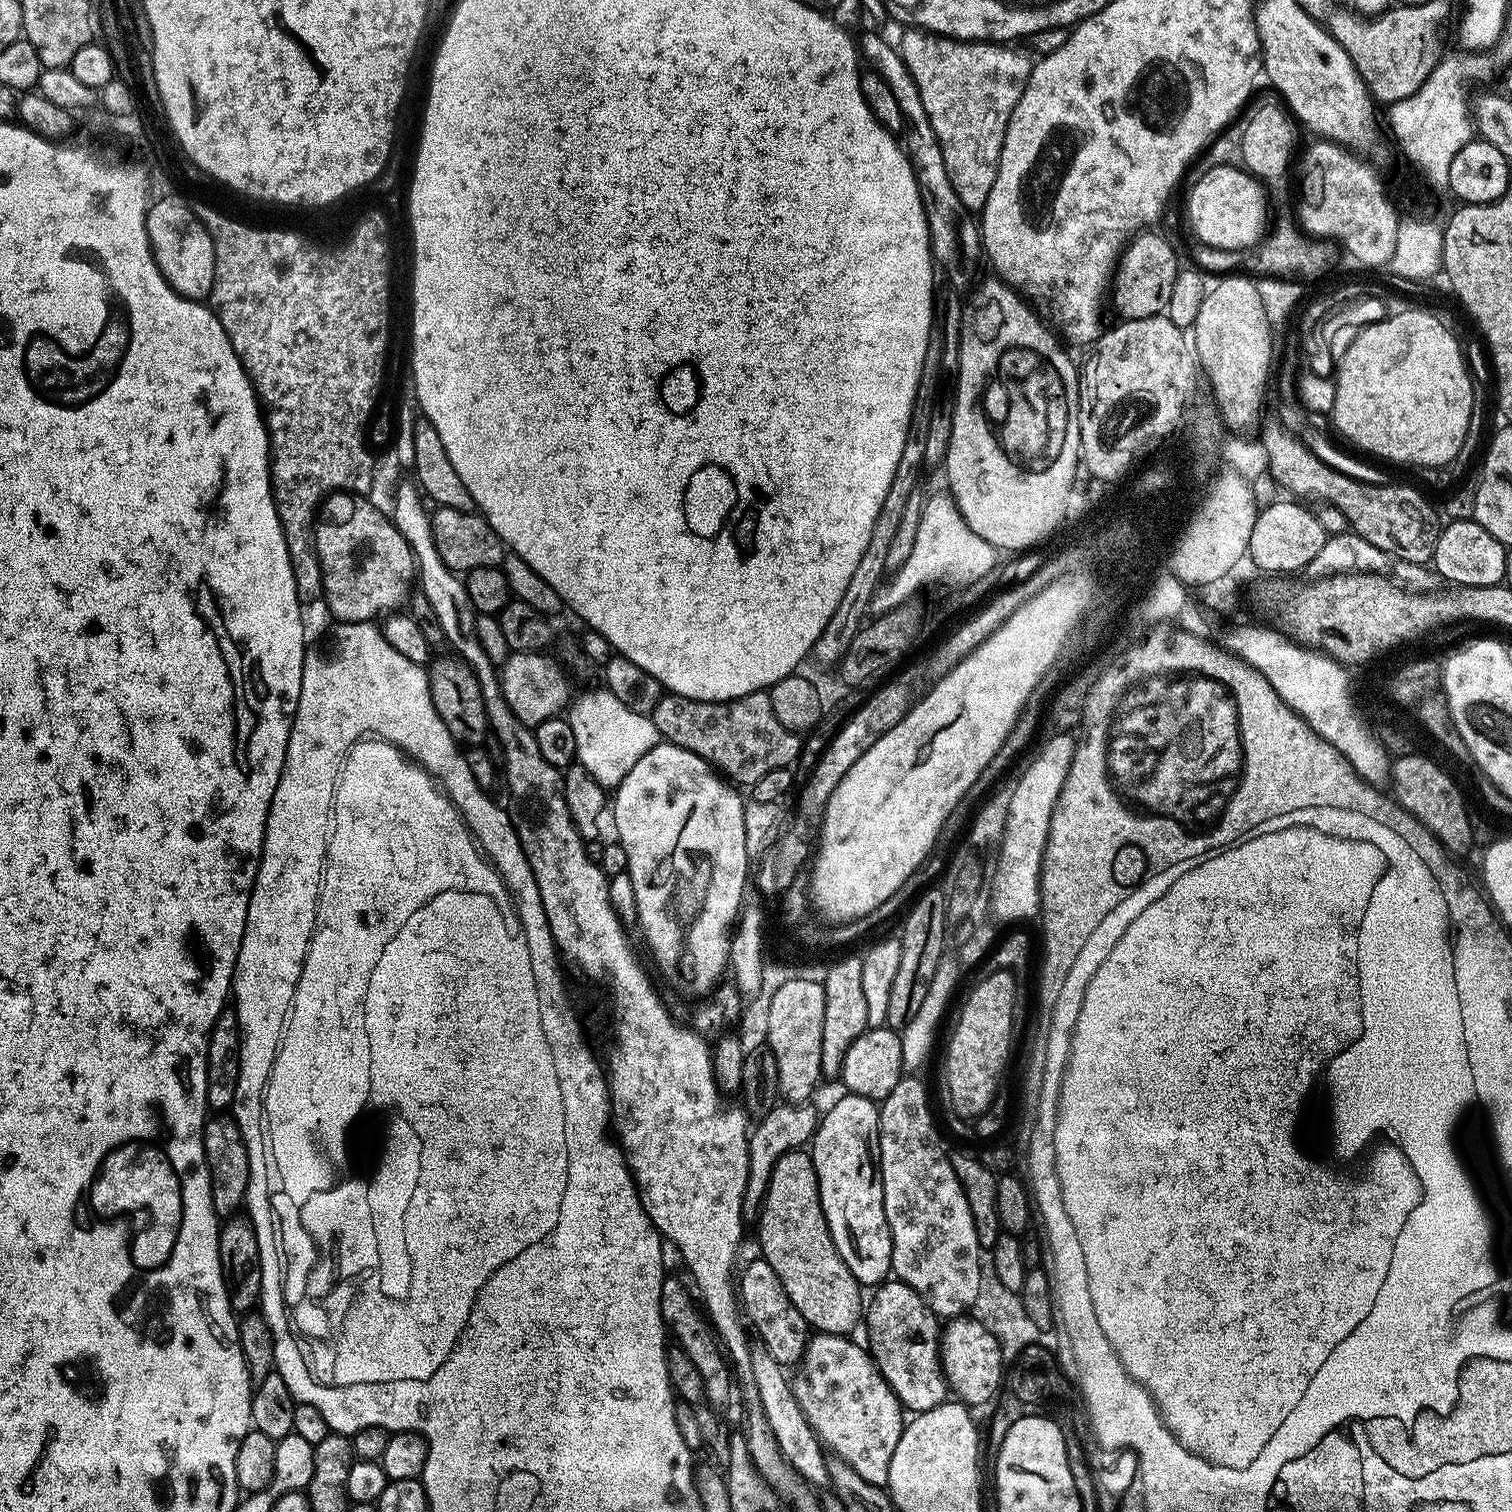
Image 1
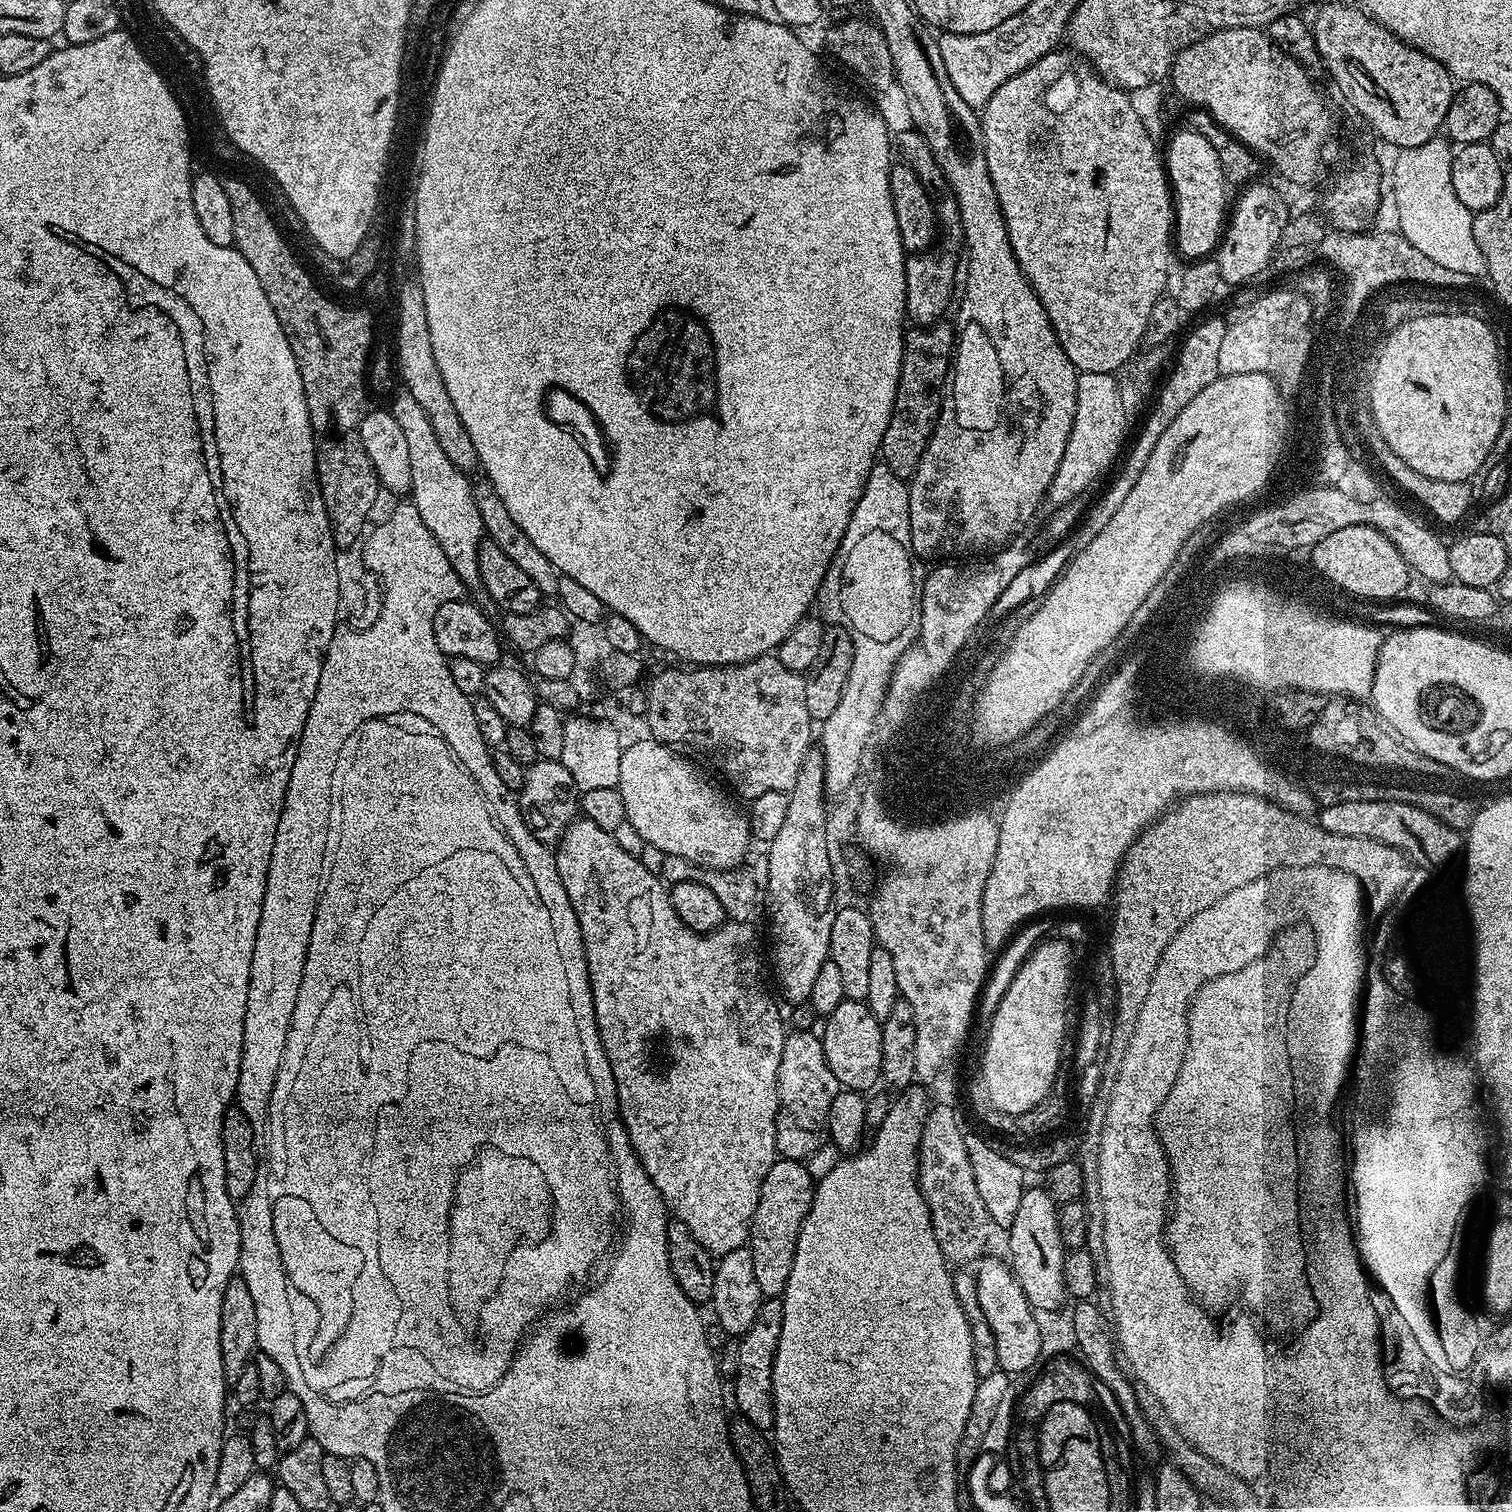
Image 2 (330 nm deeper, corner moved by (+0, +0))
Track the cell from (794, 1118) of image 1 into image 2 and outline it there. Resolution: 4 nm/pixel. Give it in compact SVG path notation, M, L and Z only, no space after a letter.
M812 1030L792 1031L784 1037L782 1062L778 1062L776 1150L783 1159L804 1162L821 1151L824 1140L826 1144L830 1102L842 1089L826 1062L823 1039Z

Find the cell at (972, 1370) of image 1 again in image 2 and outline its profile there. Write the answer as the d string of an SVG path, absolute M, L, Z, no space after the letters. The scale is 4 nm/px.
M987 1256L975 1261L974 1275L978 1306L982 1306L982 1314L994 1336L994 1346L998 1354L996 1367L999 1371L1009 1374L1024 1372L1027 1368L1032 1367L1035 1369L1036 1359L1039 1357L1041 1359L1042 1356L1041 1321L1036 1321L1037 1313L1026 1302L1022 1294L1022 1286L1018 1286L1011 1267L1003 1259L1000 1261L996 1256Z

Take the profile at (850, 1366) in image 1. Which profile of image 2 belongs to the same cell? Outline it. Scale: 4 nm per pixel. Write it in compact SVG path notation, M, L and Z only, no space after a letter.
M764 1298L760 1301L758 1318L739 1337L736 1348L736 1385L732 1392L736 1395L736 1408L743 1419L751 1422L755 1428L771 1429L774 1422L772 1405L772 1371L774 1354L778 1348L778 1334L782 1334L782 1299Z

